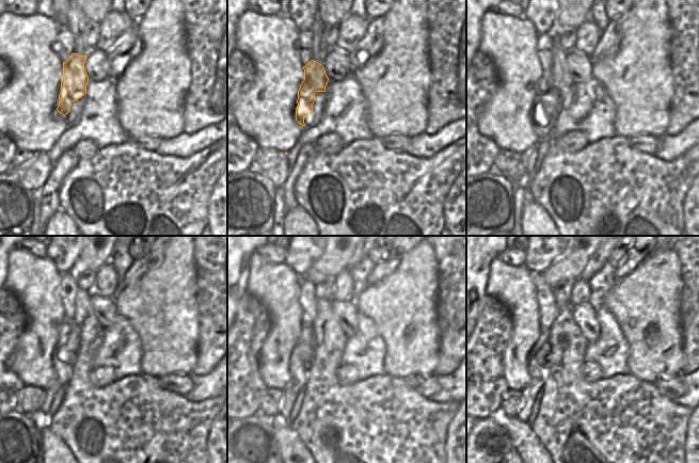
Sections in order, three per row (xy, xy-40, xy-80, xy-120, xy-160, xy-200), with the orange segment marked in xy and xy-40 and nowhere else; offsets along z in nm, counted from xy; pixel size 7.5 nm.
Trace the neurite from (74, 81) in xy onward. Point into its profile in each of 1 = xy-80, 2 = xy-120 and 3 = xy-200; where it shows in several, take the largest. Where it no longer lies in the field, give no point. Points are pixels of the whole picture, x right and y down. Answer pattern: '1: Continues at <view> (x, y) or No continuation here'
1: Continues at xy-80 (545, 102)
2: Continues at xy-120 (63, 355)
3: Continues at xy-200 (537, 364).

